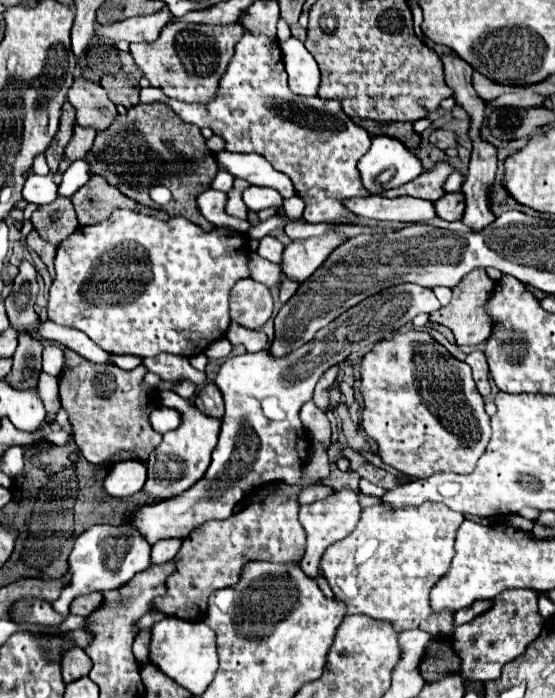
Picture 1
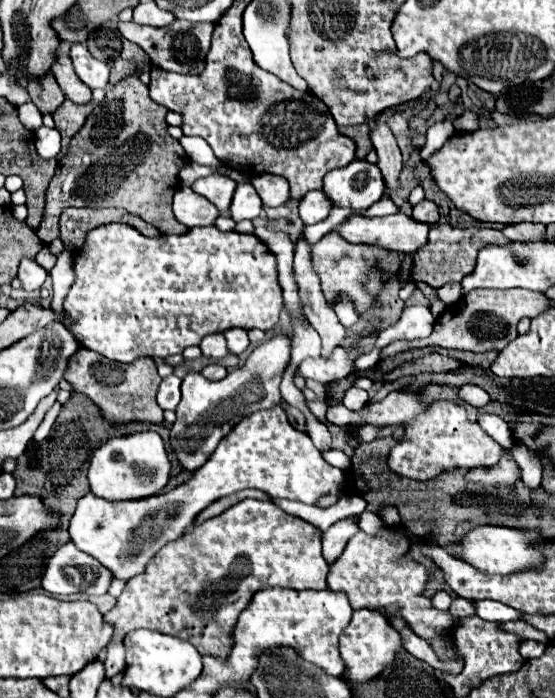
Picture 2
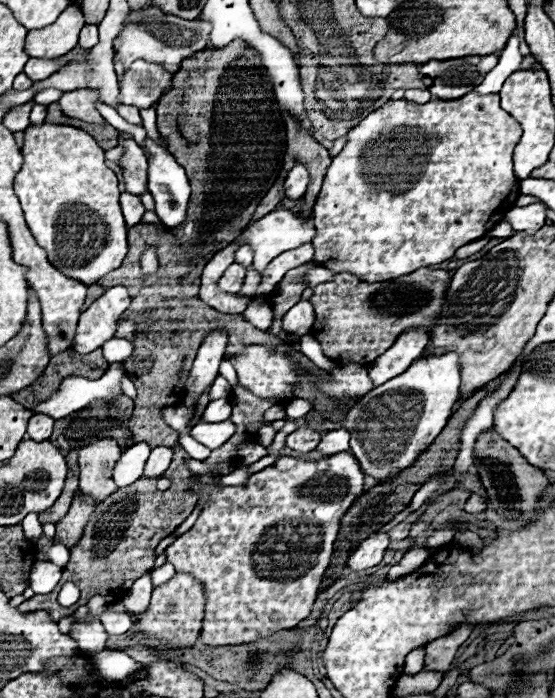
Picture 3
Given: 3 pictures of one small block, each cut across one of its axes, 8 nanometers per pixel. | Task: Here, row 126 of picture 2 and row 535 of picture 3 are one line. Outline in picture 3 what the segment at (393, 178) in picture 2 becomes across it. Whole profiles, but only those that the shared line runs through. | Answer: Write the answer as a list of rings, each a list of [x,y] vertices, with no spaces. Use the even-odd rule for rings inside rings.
[[[380,532],[370,534],[370,536],[358,546],[358,550],[350,554],[348,568],[350,568],[350,570],[364,570],[364,568],[376,566],[376,564],[382,560],[384,552],[388,550],[388,544],[390,544],[390,536],[388,536],[388,534],[380,534]]]

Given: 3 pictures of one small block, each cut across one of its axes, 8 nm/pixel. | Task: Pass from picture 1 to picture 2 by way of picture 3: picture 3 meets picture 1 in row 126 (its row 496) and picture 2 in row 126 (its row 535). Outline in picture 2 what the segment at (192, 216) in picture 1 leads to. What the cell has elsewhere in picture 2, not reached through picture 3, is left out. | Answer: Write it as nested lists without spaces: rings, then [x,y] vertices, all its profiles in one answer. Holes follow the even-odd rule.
[[[128,76],[106,92],[104,102],[94,108],[82,130],[72,138],[68,154],[58,162],[56,174],[46,190],[44,218],[36,230],[44,244],[60,236],[58,216],[66,206],[124,208],[156,226],[162,234],[180,236],[188,232],[172,214],[172,196],[180,188],[178,172],[188,164],[188,154],[168,134],[166,114],[168,108],[150,98],[148,86],[138,76]],[[82,150],[88,150],[92,156],[88,168],[80,160]]]

